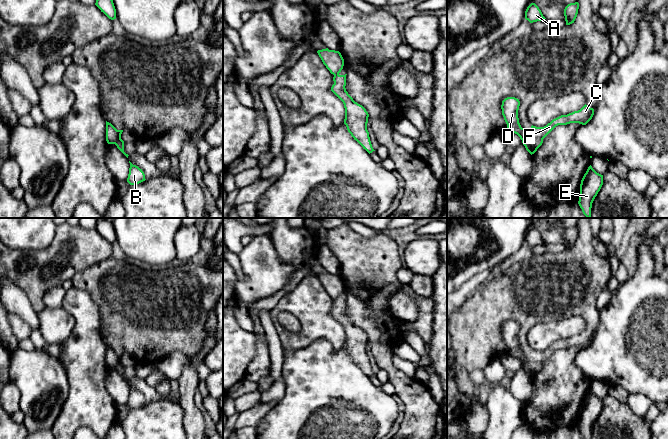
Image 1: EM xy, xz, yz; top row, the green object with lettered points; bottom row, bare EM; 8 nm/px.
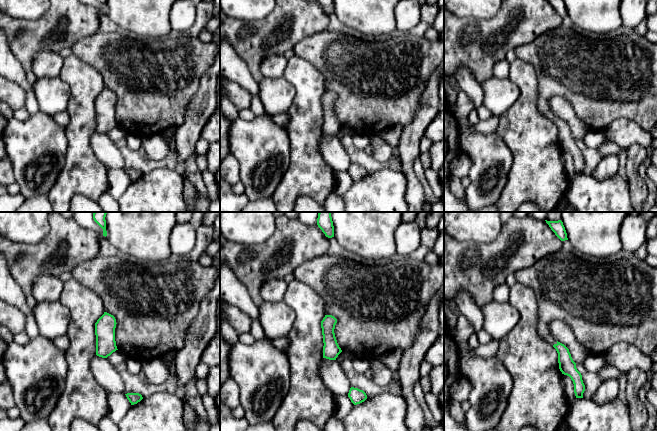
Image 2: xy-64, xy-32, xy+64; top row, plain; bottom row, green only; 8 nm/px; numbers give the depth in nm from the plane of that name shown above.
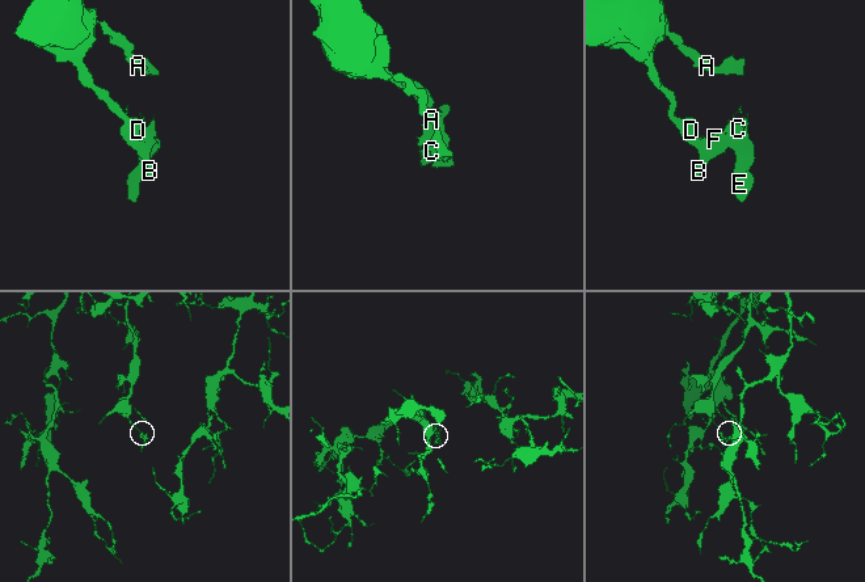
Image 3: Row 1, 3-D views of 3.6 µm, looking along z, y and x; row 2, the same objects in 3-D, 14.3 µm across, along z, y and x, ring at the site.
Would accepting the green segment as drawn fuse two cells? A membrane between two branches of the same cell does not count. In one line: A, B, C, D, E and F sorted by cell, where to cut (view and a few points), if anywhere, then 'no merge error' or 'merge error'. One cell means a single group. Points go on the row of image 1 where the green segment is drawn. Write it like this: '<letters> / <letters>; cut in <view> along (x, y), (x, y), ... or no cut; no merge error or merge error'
A D / B C E F; cut in xy along (117, 130), (117, 139), (113, 143); merge error

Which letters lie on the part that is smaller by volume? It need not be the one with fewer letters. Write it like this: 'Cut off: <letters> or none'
Cut off: B, C, E, F

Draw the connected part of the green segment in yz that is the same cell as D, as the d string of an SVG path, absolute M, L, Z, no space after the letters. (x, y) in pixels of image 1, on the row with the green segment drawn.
M507 97L502 101L501 109L504 120L507 124L507 129L510 132L517 134L522 142L525 141L525 129L521 127L518 118L518 110L520 106L519 99L515 97Z

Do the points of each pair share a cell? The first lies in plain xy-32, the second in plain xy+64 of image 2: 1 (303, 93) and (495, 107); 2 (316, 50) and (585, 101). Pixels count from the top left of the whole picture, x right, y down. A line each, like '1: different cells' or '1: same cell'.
1: different cells
2: same cell

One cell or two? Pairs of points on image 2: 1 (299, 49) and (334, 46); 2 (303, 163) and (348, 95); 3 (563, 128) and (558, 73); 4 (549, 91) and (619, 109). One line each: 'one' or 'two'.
1: one
2: two
3: one
4: one

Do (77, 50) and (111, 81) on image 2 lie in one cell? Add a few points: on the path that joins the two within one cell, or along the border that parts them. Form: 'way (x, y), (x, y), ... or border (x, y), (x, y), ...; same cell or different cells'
way (87, 50), (108, 71); same cell

